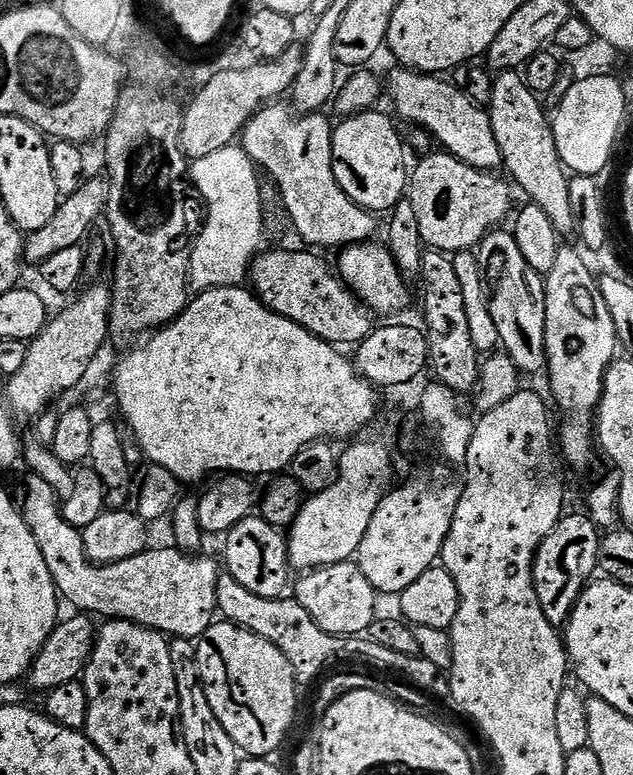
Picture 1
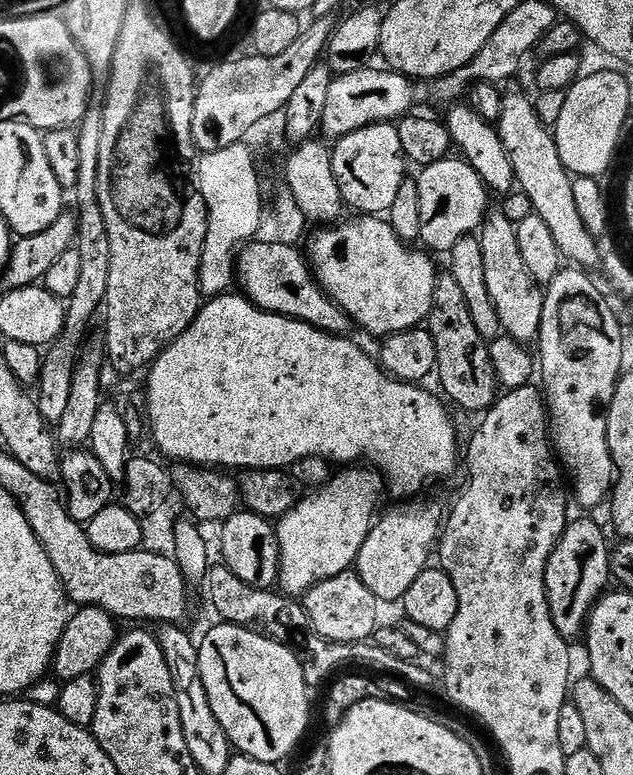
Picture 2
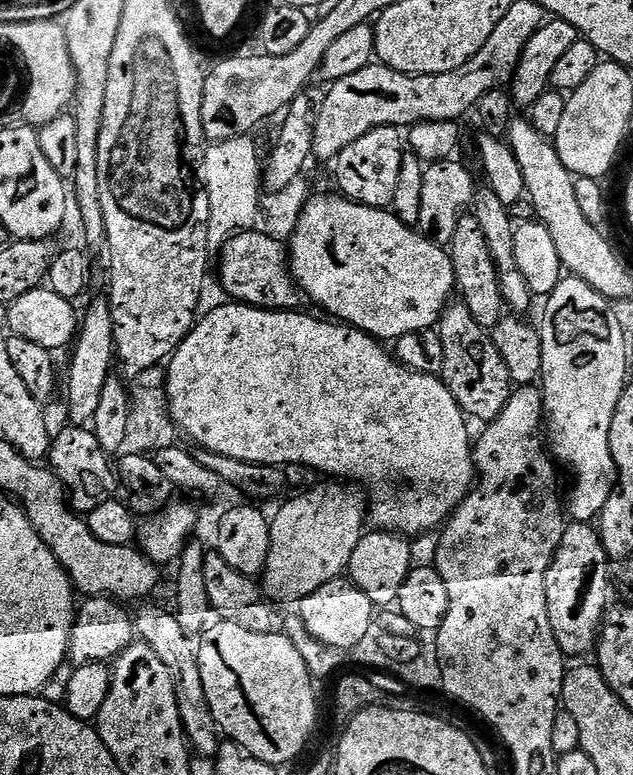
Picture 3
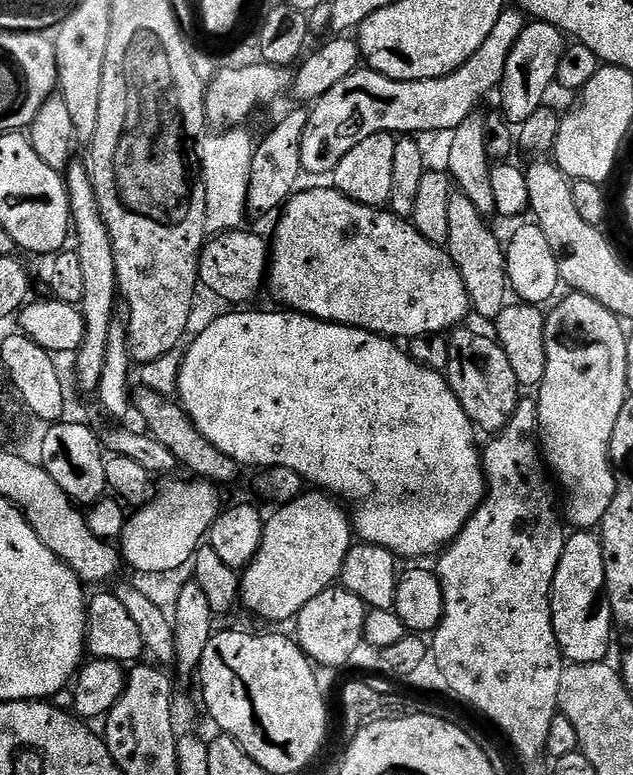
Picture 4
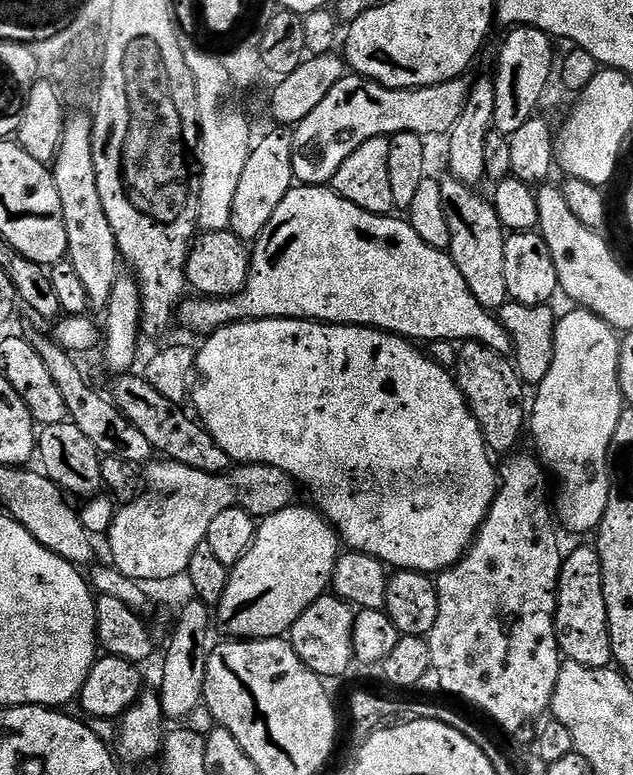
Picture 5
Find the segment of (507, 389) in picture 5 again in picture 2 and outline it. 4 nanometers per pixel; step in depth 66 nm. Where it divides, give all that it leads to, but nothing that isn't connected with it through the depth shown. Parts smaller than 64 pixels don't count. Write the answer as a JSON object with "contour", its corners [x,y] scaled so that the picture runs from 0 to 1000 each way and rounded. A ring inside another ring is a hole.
{"contour":[[[712,354],[690,355],[686,390],[673,422],[686,436],[686,446],[692,446],[687,484],[695,485],[695,495],[703,506],[700,510],[739,532],[769,532],[787,515],[787,492],[780,467],[774,462],[773,440],[755,431],[755,421],[749,421],[749,410],[742,410],[730,373]]]}

